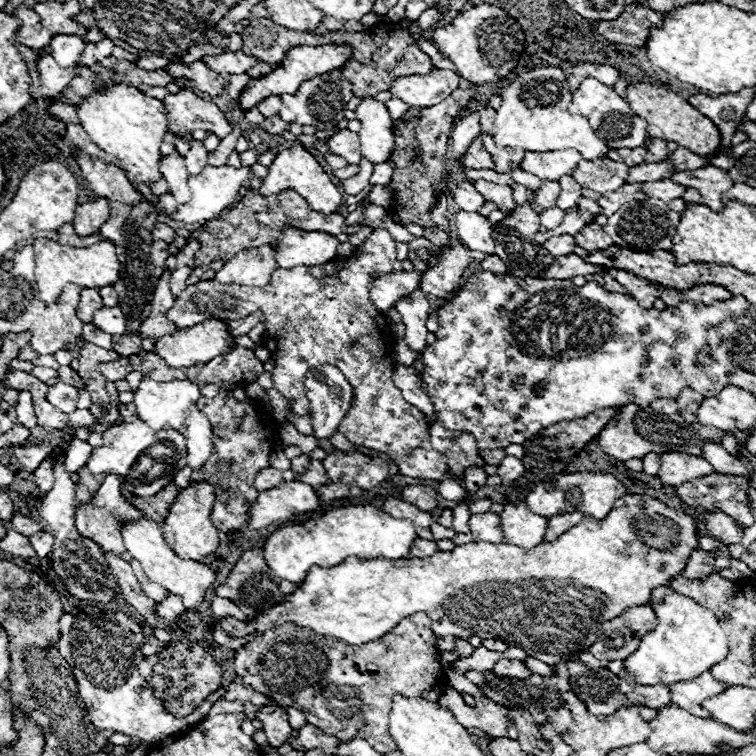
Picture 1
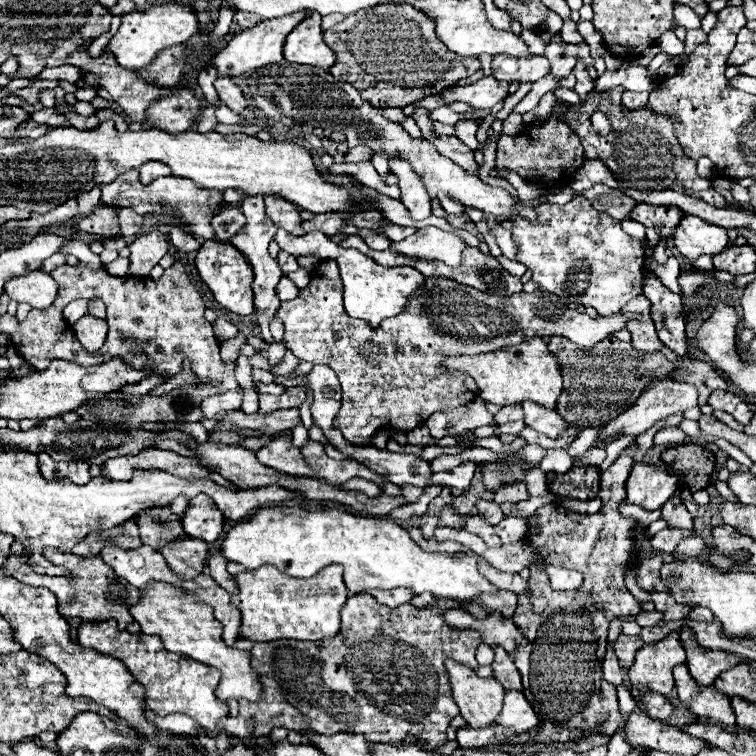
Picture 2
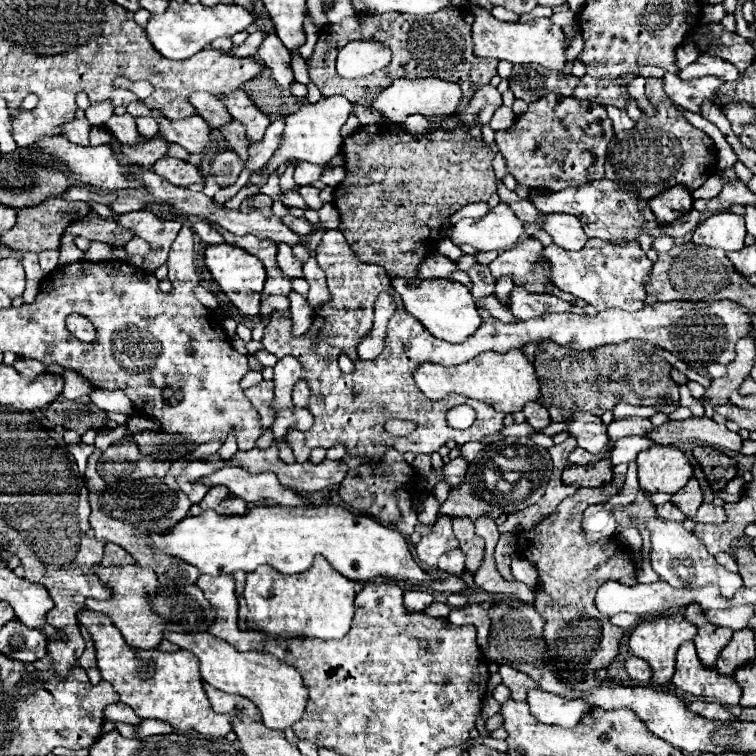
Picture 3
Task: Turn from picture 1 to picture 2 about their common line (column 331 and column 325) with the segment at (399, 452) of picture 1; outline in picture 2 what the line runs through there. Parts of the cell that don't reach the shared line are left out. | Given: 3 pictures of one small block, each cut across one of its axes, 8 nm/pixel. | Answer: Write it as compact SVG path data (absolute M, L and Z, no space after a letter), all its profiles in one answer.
M332 260L320 262L312 270L310 284L298 292L296 298L284 300L278 308L276 316L284 322L284 344L294 352L298 360L306 360L312 364L330 366L342 384L342 408L334 418L334 426L342 430L344 438L352 444L364 444L370 440L380 428L400 428L412 430L424 424L424 418L434 412L444 412L448 408L466 406L474 400L478 386L474 378L464 372L448 372L442 362L446 356L472 356L482 352L492 352L504 346L516 346L530 338L548 338L548 336L564 336L578 344L580 348L590 348L616 330L626 328L626 320L640 318L640 314L614 314L614 316L598 316L590 318L588 314L580 314L576 310L568 310L562 298L550 292L532 292L532 294L512 294L512 296L492 296L480 292L472 286L458 284L450 278L424 278L424 284L412 294L408 304L400 314L392 318L384 318L378 328L372 328L364 320L350 318L342 306L342 280L338 274L338 266Z

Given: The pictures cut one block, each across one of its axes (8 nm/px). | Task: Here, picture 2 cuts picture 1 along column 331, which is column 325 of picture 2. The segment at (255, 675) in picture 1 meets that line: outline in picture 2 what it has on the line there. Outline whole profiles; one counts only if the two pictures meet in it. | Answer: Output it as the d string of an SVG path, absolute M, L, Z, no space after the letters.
M356 594L356 596L350 596L348 602L344 604L342 608L342 626L340 626L340 632L334 636L334 638L322 638L320 642L292 642L292 640L278 640L278 642L252 642L252 640L246 640L246 638L238 638L234 642L234 648L240 648L240 650L246 650L252 654L252 660L250 660L250 666L252 670L258 674L258 682L262 684L262 700L260 702L250 702L248 704L248 710L240 710L240 714L236 718L220 718L216 728L212 732L208 732L208 736L216 736L220 732L226 732L226 734L232 734L232 736L240 736L240 738L246 738L248 736L248 724L252 724L254 728L254 736L268 736L272 732L272 728L288 728L288 730L304 730L304 728L312 728L314 732L318 734L336 734L336 732L352 732L352 734L376 734L376 742L384 742L384 744L398 744L402 742L408 734L414 734L422 740L428 740L428 748L436 748L436 746L442 746L446 742L446 728L450 726L450 720L454 716L458 716L458 706L454 704L452 700L452 692L450 692L450 682L448 682L448 672L444 670L444 660L446 658L454 658L456 662L464 664L464 666L470 666L472 670L478 668L478 662L476 662L476 648L480 646L480 634L476 632L470 632L470 630L452 630L444 620L442 620L442 614L444 610L448 608L460 608L460 610L466 610L470 612L472 616L476 618L486 618L486 610L482 608L480 602L468 602L468 606L460 606L460 604L452 604L452 602L434 602L430 608L422 610L422 608L416 608L412 604L404 604L404 606L398 606L398 608L388 608L380 602L376 602L374 596L370 594Z

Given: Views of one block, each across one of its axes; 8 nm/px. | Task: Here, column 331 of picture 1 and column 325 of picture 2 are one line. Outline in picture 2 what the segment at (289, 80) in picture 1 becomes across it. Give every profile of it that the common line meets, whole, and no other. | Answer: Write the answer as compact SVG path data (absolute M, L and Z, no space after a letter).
M310 12L292 34L288 34L284 44L284 58L290 64L306 64L330 70L336 62L336 54L322 40L322 16Z

